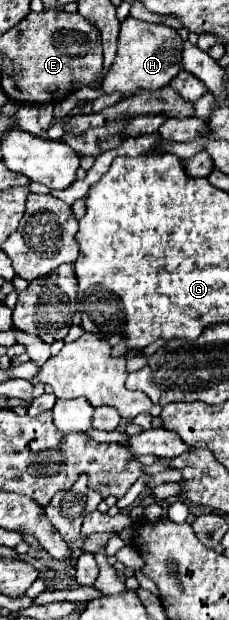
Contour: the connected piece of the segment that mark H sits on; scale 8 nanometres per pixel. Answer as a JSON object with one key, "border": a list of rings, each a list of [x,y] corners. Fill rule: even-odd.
{"border":[[[127,17],[125,21],[121,21],[117,55],[103,79],[103,91],[105,93],[121,91],[123,95],[133,95],[137,89],[165,87],[181,71],[181,53],[183,53],[181,45],[183,39],[173,27]]]}

